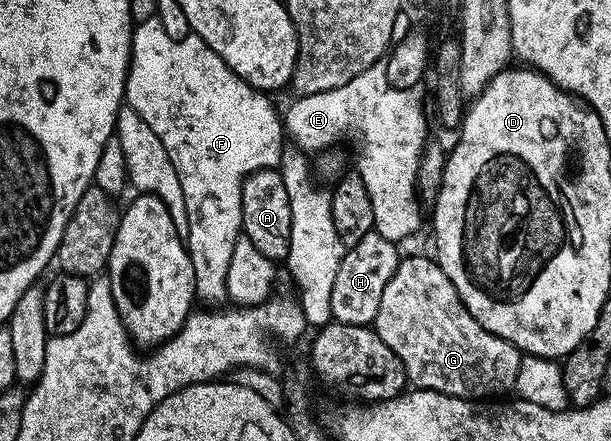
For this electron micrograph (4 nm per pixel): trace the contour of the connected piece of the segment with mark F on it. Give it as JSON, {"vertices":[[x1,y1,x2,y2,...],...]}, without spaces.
{"vertices":[[156,17,135,26,130,42,125,102,156,133,172,159,187,210,184,242,194,270,194,298,210,309,221,308,228,299,228,263,233,245,242,235,242,180,257,171,277,168,282,161,284,119,270,99,273,98,267,92,258,91,236,77,236,73,224,65,224,61,199,35,191,33,180,41,172,41]]}

